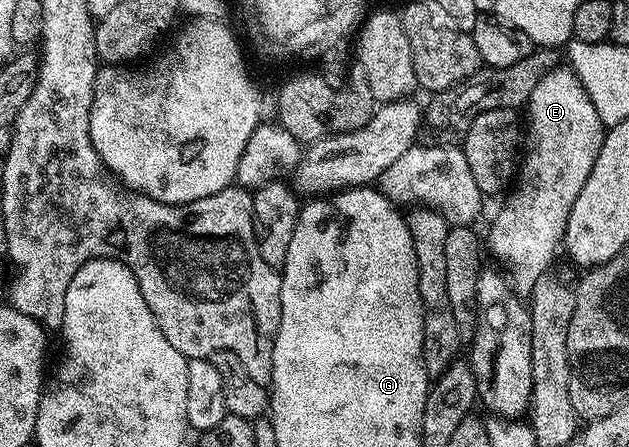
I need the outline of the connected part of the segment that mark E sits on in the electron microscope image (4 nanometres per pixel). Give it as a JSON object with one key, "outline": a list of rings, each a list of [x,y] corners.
{"outline":[[[570,67],[549,70],[537,87],[533,87],[533,95],[529,95],[525,112],[525,152],[517,170],[517,184],[506,194],[507,202],[492,219],[487,237],[485,233],[485,241],[491,244],[492,255],[500,261],[496,262],[505,270],[516,293],[527,299],[533,291],[533,283],[537,283],[545,270],[552,268],[556,260],[555,252],[560,252],[565,227],[569,223],[569,211],[573,211],[573,203],[577,203],[577,195],[581,195],[581,187],[585,187],[585,179],[589,179],[593,163],[597,163],[597,155],[601,155],[605,126],[581,79],[577,79]]]}

